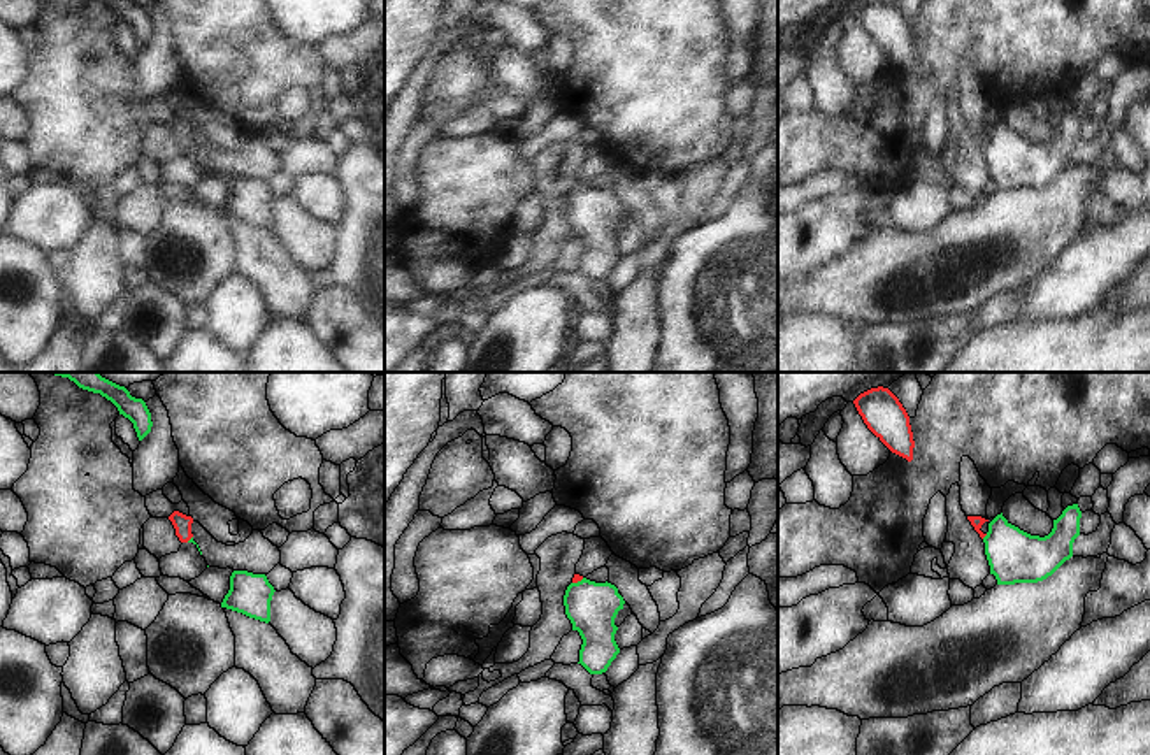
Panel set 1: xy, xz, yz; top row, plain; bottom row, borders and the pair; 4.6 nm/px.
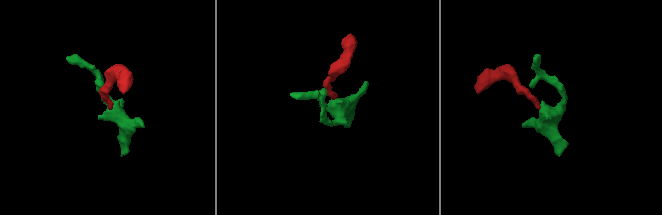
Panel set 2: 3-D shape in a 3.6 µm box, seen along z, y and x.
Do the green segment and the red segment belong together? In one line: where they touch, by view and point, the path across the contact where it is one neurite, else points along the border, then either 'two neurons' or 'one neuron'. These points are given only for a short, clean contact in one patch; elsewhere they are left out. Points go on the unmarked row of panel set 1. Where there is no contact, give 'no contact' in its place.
meets green in yz at (985, 143); runs through yz (1013, 162), (998, 146), (985, 143), (977, 136), (977, 129); one neuron

